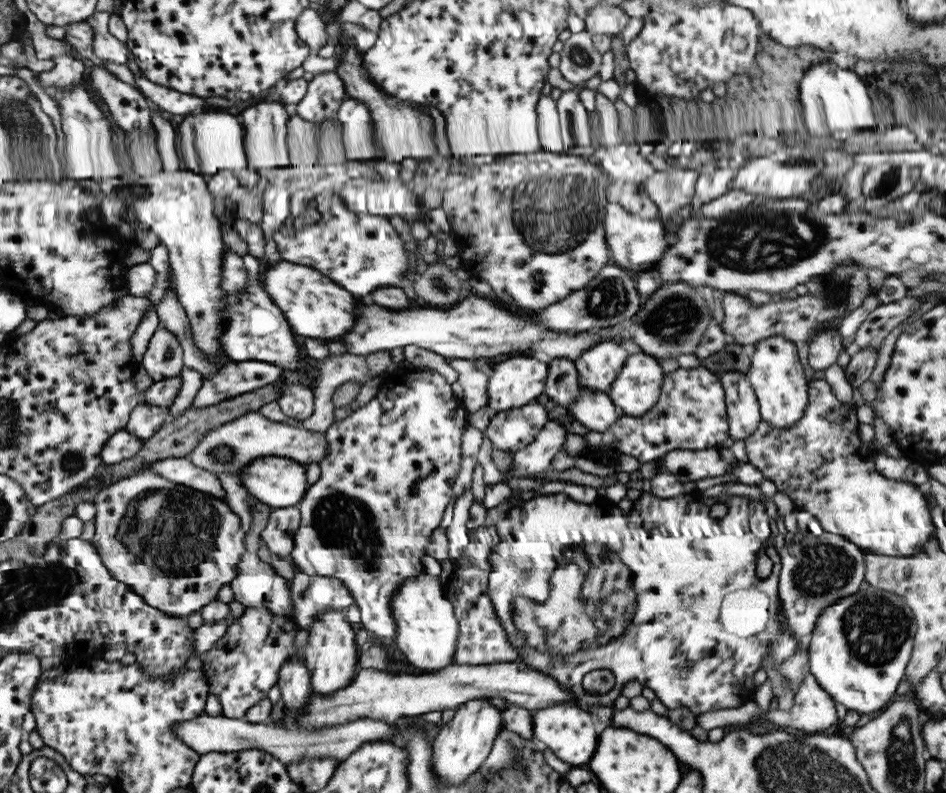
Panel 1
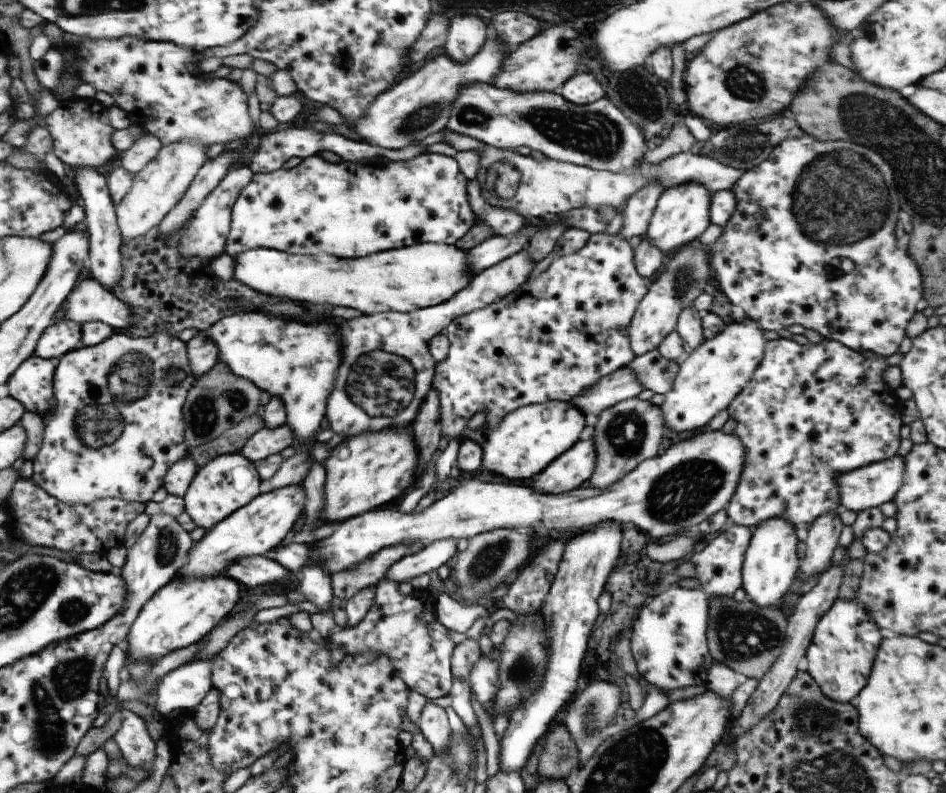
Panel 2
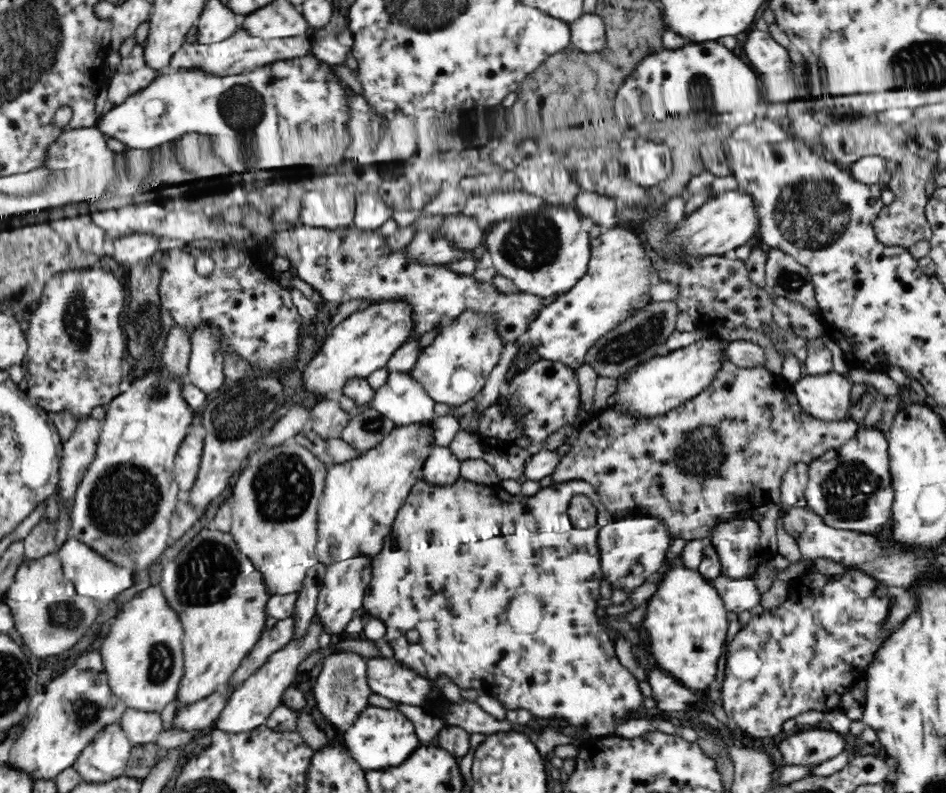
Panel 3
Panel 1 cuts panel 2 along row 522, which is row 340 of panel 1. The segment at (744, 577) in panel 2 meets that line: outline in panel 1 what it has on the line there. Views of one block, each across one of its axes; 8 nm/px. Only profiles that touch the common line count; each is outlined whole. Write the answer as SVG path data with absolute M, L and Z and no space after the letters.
M781 335L762 338L753 347L750 366L745 374L758 402L760 420L775 428L792 427L801 418L807 402L807 383L795 345Z

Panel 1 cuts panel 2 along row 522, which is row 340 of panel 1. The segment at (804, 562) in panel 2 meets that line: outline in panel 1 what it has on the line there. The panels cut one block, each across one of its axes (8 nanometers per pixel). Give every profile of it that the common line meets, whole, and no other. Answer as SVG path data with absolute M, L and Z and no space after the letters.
M837 328L819 331L806 347L807 362L813 372L823 372L835 364L838 354L843 350L842 338Z

